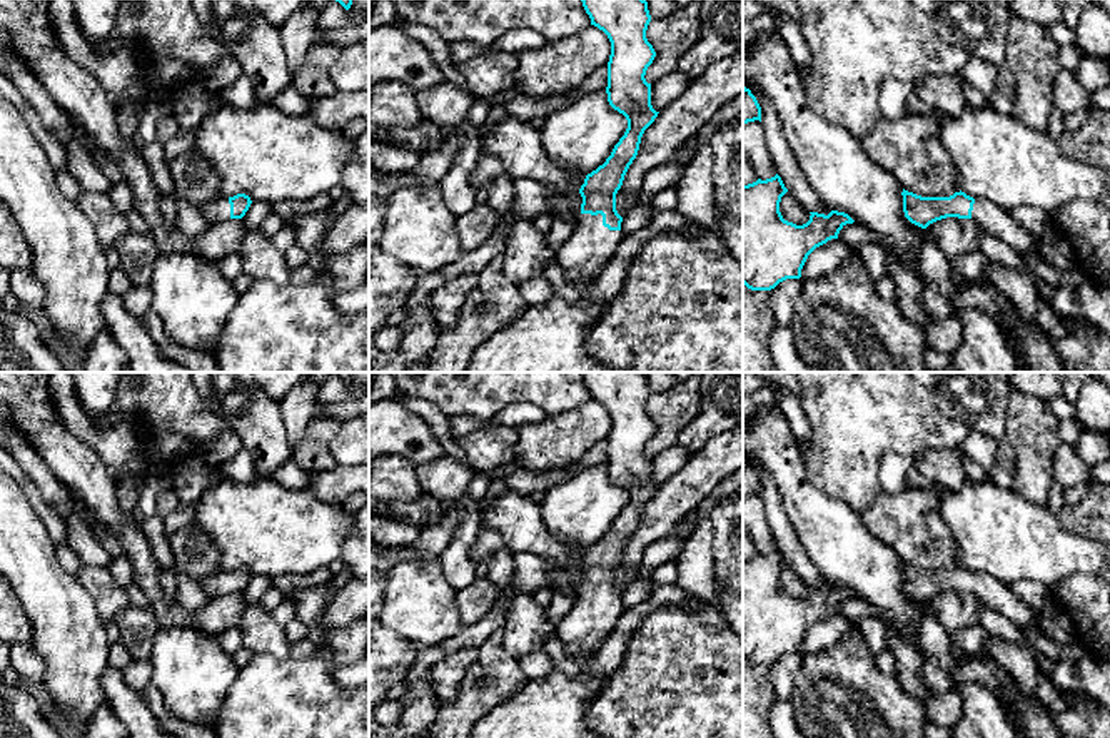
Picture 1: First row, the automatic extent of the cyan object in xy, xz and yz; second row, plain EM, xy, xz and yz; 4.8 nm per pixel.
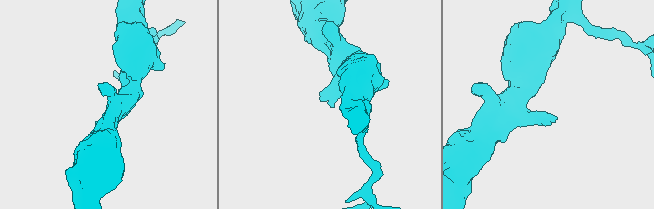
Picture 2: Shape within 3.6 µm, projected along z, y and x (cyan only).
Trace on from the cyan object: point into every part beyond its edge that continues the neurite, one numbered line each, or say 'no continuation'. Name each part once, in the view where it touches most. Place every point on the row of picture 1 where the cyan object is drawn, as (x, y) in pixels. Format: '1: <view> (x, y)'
1: xz (591, 246)

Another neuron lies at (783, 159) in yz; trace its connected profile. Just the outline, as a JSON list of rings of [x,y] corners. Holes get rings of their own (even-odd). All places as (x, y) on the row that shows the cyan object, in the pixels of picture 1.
[[[756,85],[749,87],[749,90],[761,107],[761,124],[768,150],[785,187],[808,212],[828,215],[831,209],[823,204],[795,160],[795,155],[781,132],[781,122],[774,105]]]

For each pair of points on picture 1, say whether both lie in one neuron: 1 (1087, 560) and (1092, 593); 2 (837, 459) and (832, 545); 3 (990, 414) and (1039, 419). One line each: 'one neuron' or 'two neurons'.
1: two neurons
2: two neurons
3: two neurons

